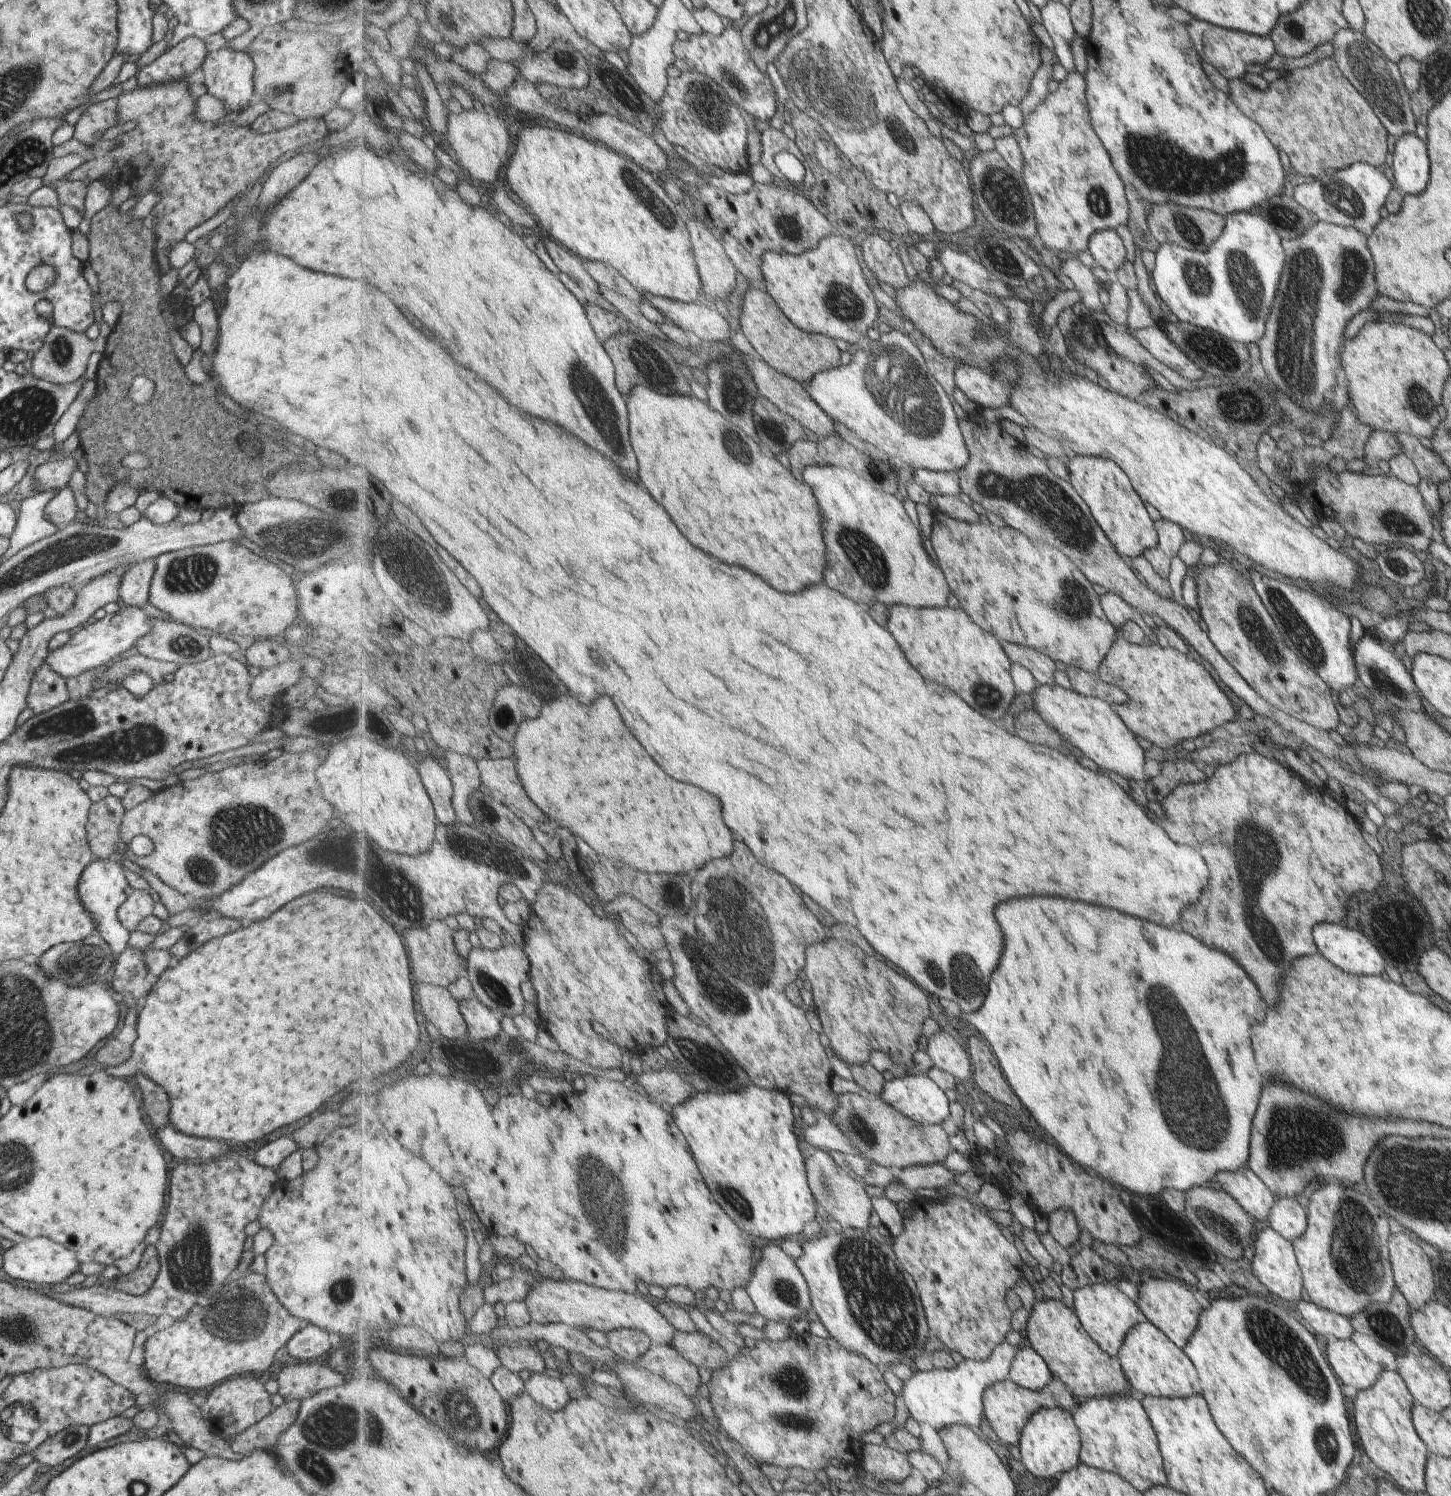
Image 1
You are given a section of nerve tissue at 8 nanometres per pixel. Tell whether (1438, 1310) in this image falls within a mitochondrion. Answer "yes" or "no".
no

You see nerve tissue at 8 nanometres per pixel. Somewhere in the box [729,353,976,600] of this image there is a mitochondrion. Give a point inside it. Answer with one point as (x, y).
(861, 551)

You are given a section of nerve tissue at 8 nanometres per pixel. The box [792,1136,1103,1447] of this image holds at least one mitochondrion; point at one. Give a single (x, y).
(880, 1300)

